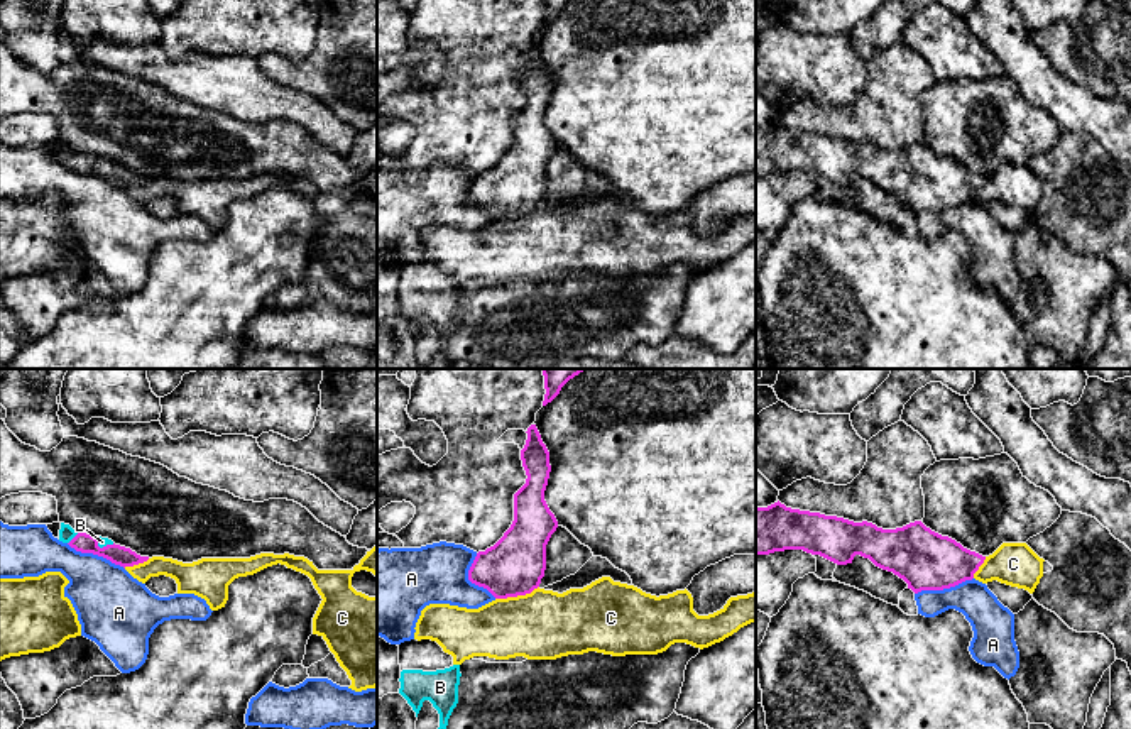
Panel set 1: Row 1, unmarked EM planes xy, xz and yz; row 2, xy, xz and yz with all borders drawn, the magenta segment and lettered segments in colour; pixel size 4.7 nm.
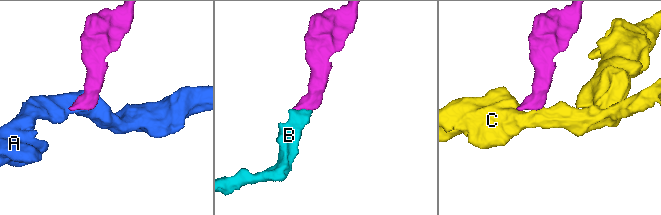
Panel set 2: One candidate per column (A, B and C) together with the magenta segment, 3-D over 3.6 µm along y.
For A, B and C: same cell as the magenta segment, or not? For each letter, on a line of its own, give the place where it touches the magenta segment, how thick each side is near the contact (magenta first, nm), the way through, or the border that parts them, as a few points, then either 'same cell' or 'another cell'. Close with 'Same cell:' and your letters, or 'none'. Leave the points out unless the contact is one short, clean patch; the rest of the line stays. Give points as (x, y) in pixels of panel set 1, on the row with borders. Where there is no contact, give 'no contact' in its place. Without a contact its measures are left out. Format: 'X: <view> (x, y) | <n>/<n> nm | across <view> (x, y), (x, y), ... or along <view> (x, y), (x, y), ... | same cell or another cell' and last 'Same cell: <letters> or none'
A: yz (944, 587) | 280/180 nm | another cell
B: xy (73, 538) | 90/80 nm | across xy (85, 543), (73, 538), (66, 533) | same cell
C: xz (516, 596) | 280/320 nm | along xz (538, 586), (524, 594), (496, 599) | another cell
Same cell: B

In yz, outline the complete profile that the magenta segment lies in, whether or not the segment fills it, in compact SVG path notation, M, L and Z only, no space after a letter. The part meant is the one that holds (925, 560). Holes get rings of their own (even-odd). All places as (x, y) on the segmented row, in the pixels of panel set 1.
M779 501L756 506L756 555L784 550L803 550L837 565L852 563L861 555L903 578L915 594L972 580L986 560L921 521L882 529L867 521L791 509Z

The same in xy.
M61 523L59 541L68 543L76 551L103 556L123 568L134 567L149 560L149 556L140 556L130 548L115 545L108 538L76 533L69 524L64 524L64 523Z

